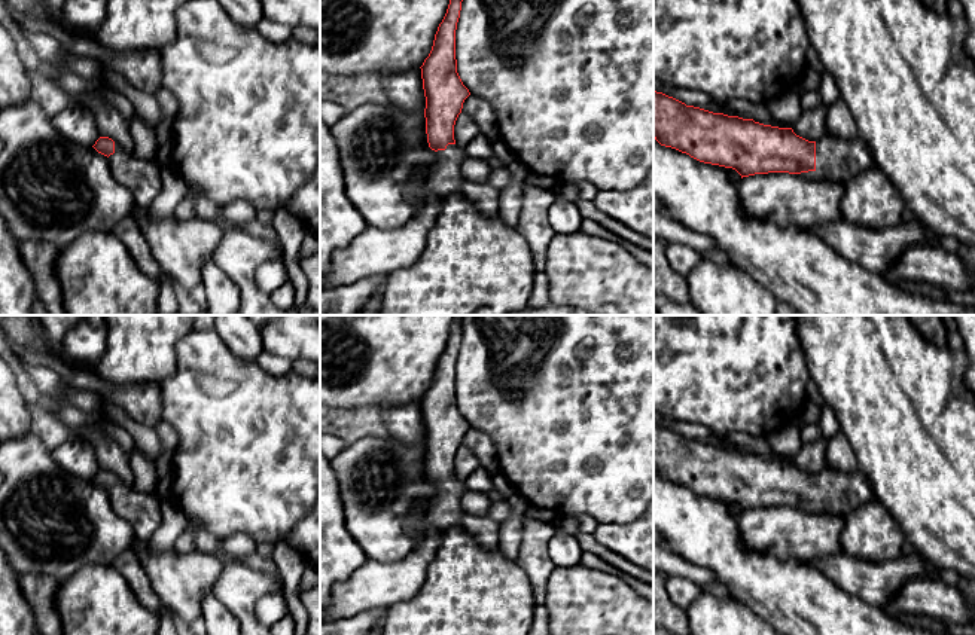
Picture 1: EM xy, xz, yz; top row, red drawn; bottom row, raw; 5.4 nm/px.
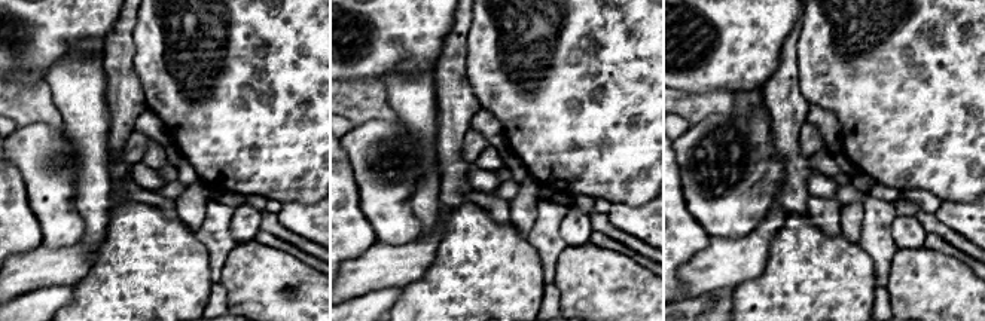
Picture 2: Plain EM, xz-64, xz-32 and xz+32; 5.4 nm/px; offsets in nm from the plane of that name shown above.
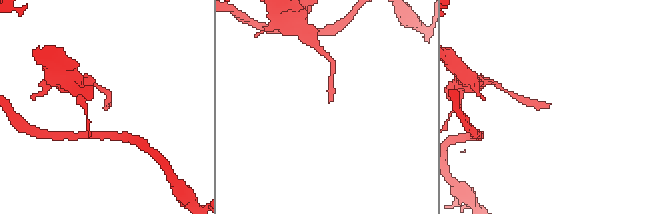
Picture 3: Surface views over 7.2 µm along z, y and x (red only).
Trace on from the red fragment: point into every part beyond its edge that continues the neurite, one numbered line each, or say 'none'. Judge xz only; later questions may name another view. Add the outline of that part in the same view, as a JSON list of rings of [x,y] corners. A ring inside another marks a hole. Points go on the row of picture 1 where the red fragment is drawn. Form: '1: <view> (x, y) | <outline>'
1: xz (445, 179) | [[[448,144],[445,150],[438,150],[435,165],[429,171],[426,181],[429,193],[447,198],[461,193],[460,187],[464,181],[461,175],[461,162],[466,159],[466,152],[457,144]]]

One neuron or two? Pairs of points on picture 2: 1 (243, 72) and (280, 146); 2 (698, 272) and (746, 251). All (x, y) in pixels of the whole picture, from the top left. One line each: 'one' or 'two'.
1: one
2: one

